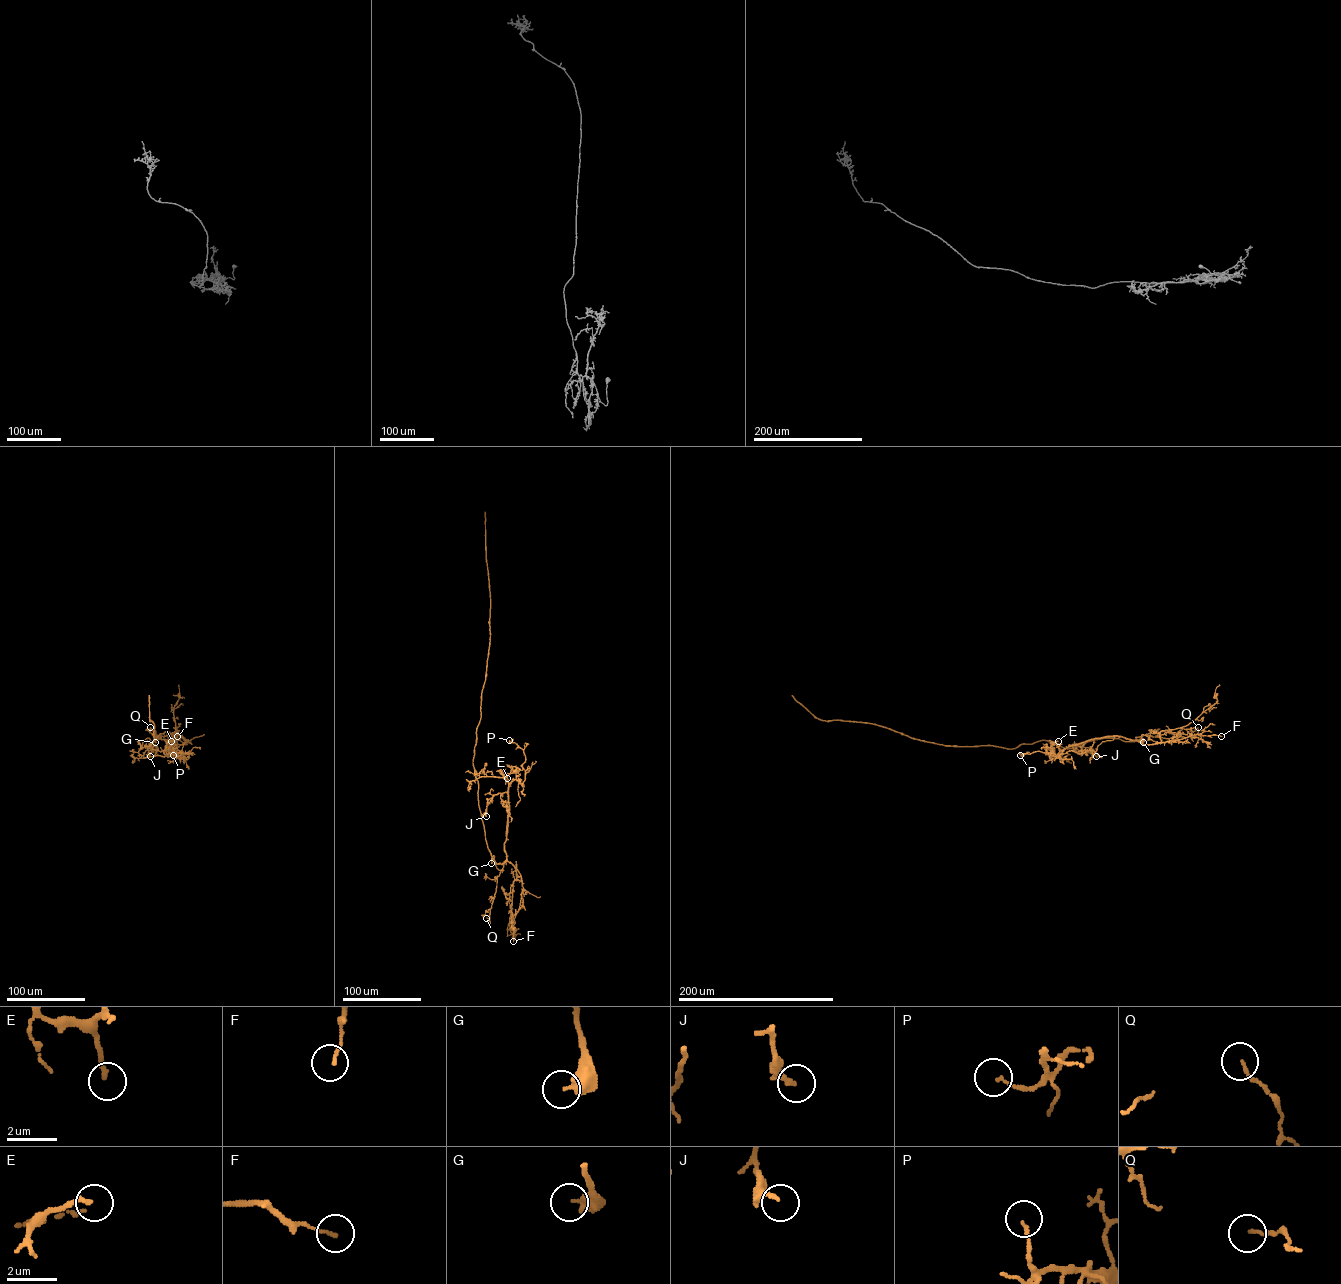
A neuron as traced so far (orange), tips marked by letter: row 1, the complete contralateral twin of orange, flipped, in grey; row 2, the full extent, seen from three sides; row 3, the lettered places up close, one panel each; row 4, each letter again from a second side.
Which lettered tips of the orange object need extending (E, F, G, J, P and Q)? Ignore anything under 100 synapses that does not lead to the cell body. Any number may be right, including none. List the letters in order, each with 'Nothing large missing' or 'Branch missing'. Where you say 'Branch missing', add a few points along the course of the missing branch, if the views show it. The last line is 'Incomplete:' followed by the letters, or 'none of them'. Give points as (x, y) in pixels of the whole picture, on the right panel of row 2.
E: Nothing large missing
F: Nothing large missing
G: Nothing large missing
J: Nothing large missing
P: Nothing large missing
Q: Nothing large missing
Incomplete: none of them

